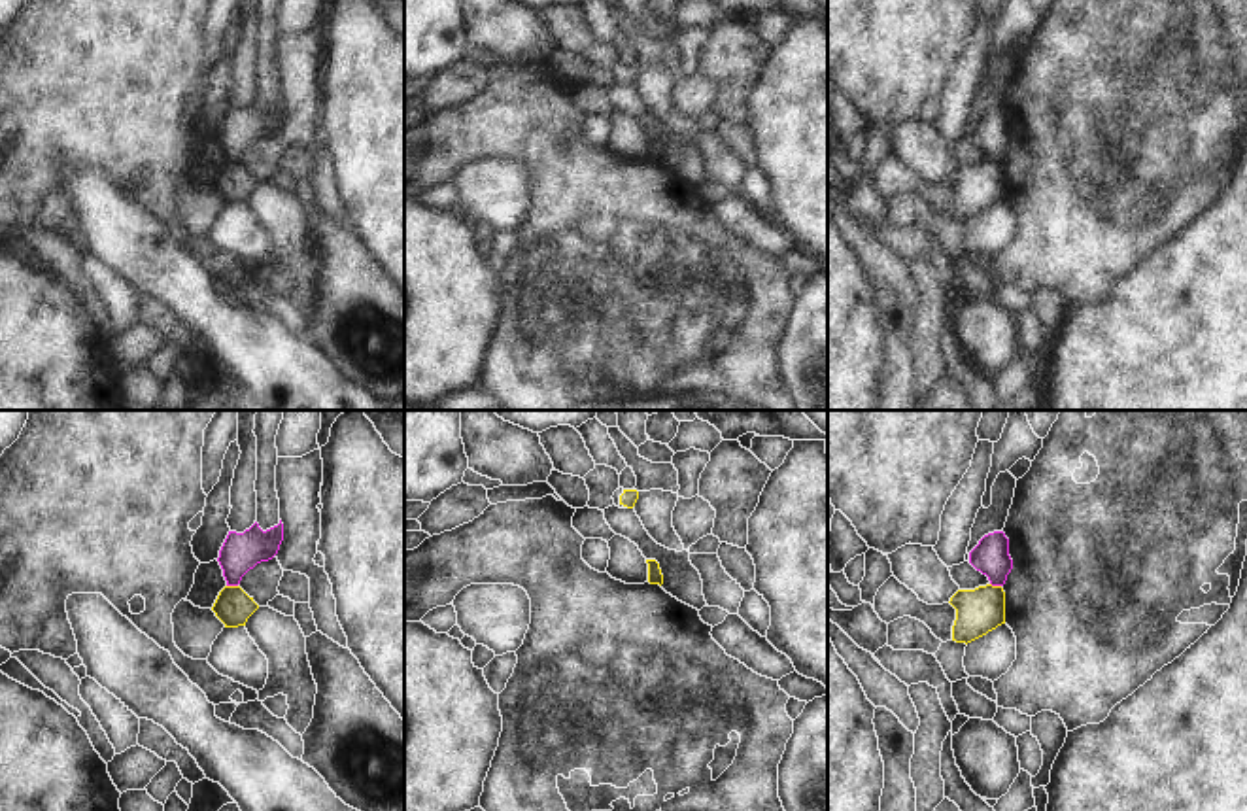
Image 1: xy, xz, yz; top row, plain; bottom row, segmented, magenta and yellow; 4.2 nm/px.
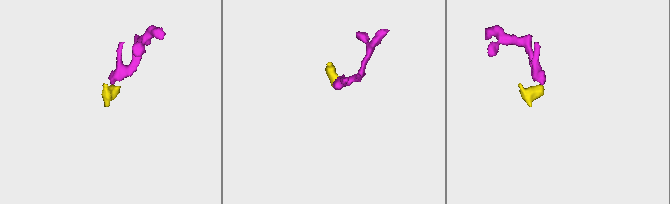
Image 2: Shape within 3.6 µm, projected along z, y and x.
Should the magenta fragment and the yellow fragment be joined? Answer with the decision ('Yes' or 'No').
No.

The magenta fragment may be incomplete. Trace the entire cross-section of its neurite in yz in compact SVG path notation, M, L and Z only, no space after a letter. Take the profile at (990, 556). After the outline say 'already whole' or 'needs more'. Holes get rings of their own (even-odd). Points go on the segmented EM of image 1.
M1003 531L984 535L969 552L969 563L988 577L992 586L1003 586L1013 569L1009 539Z; already whole

